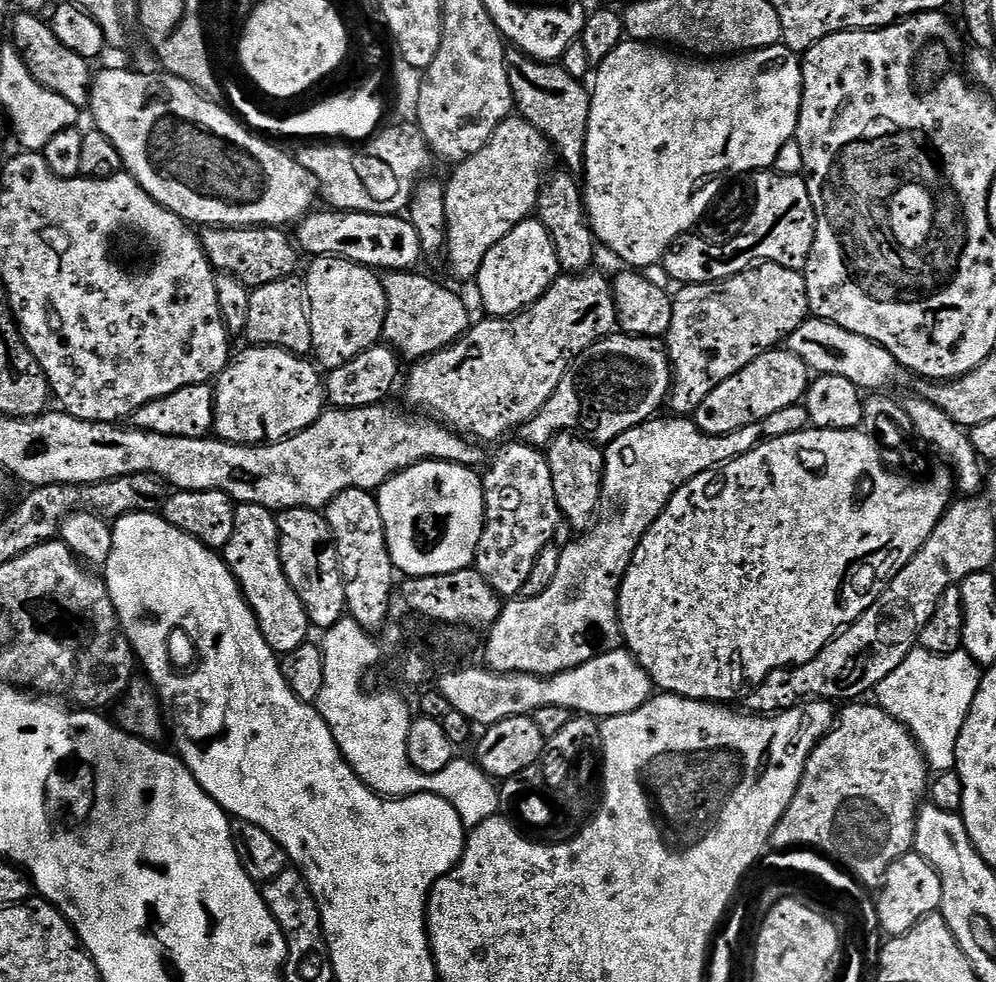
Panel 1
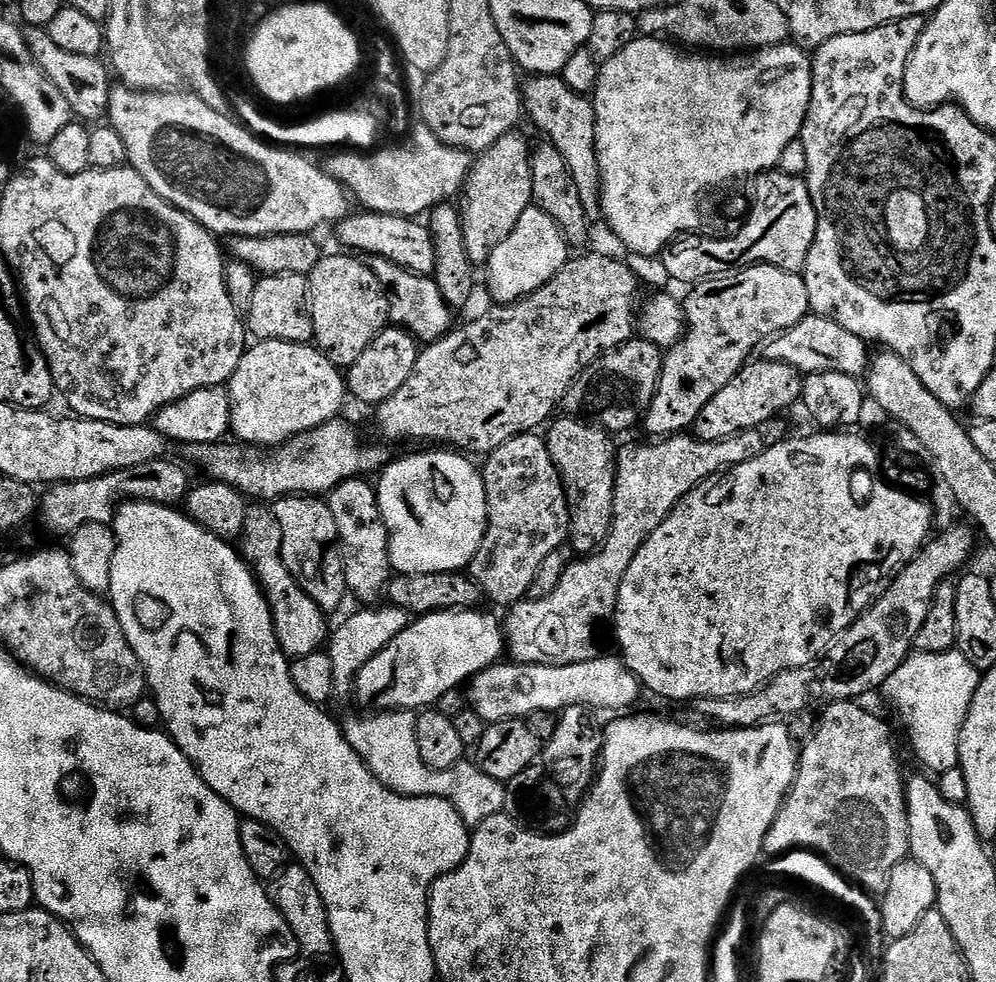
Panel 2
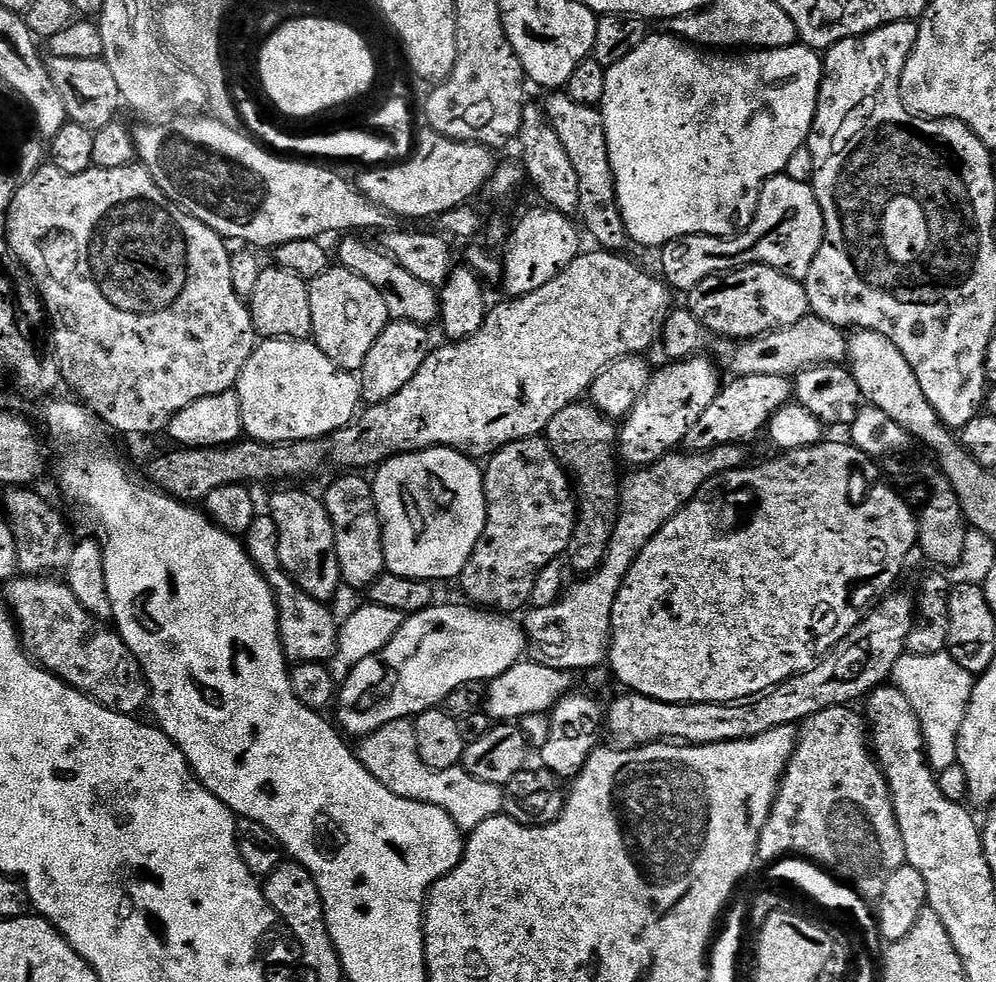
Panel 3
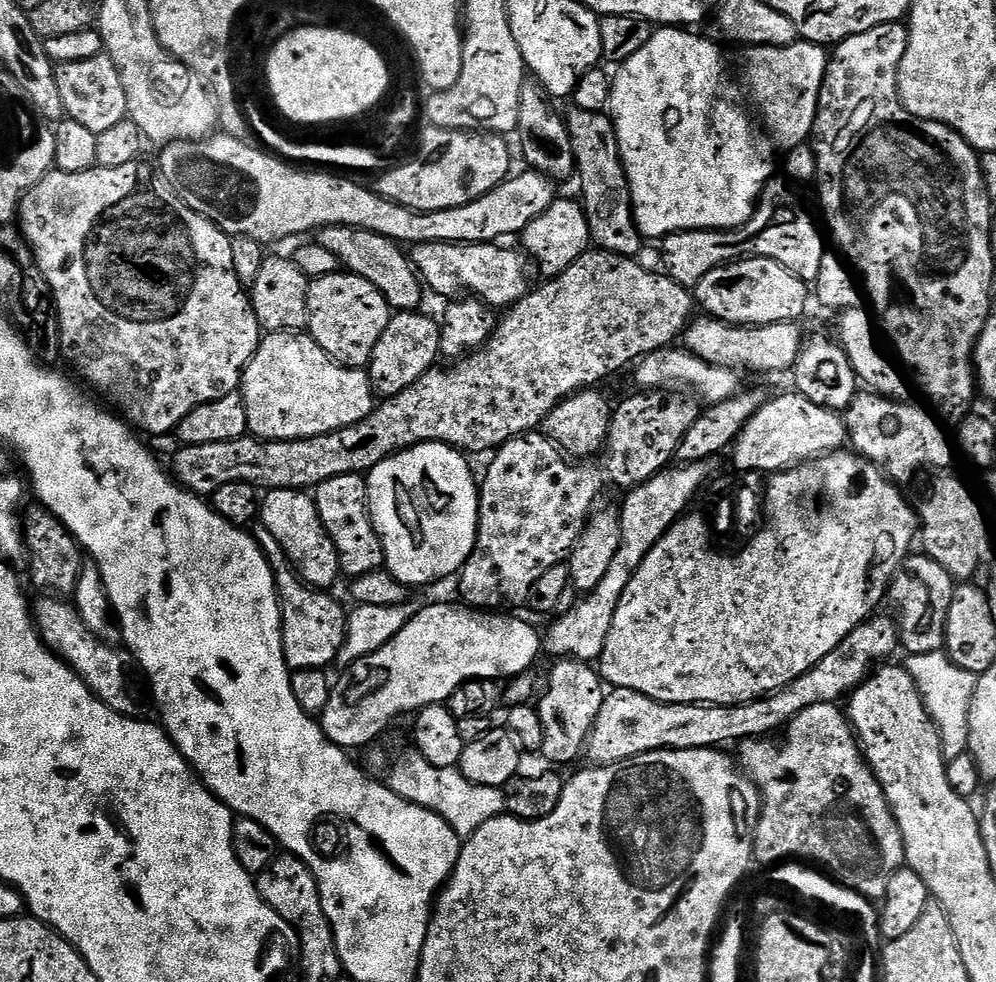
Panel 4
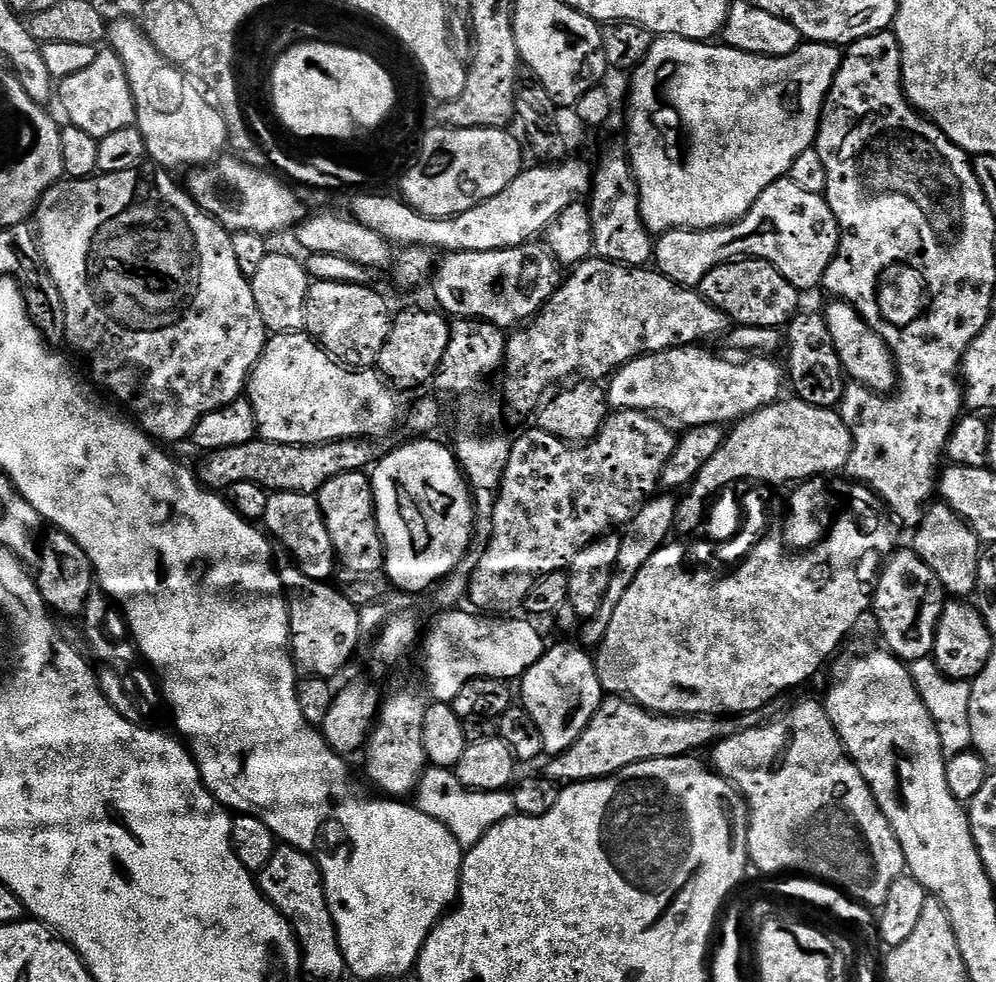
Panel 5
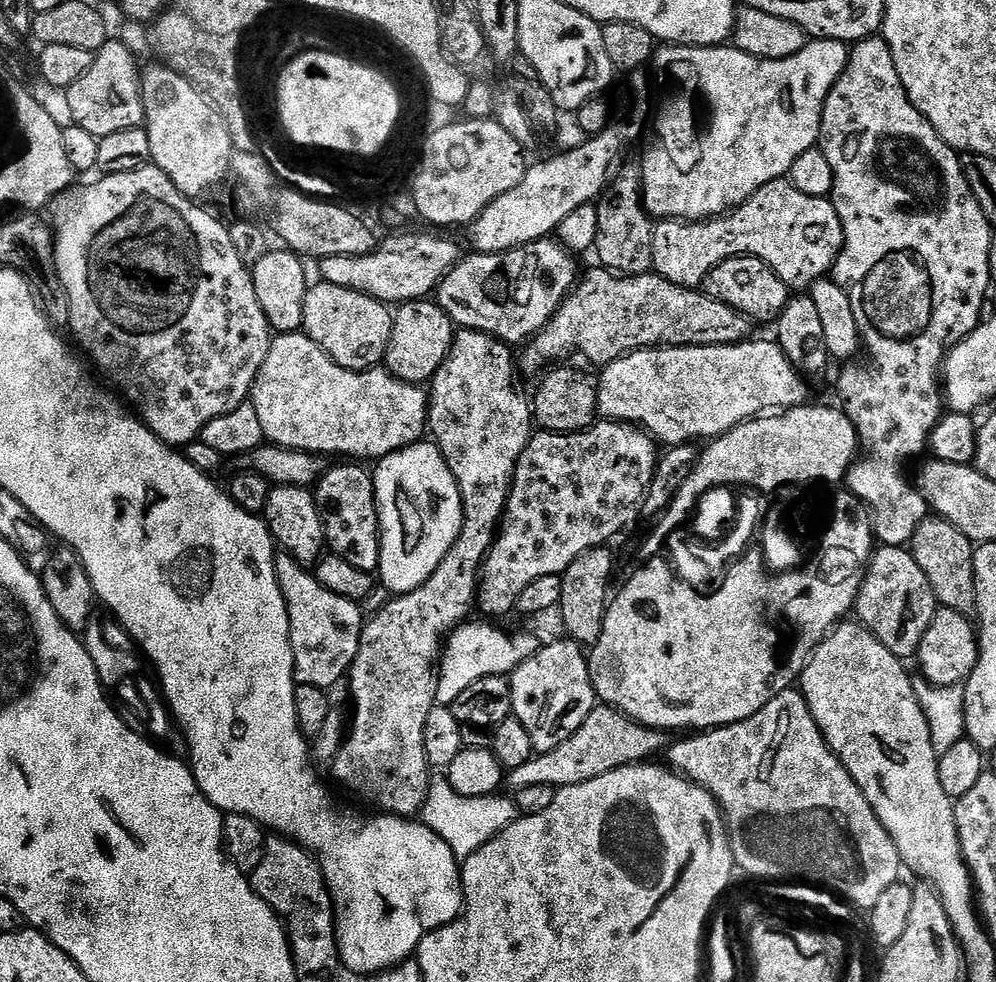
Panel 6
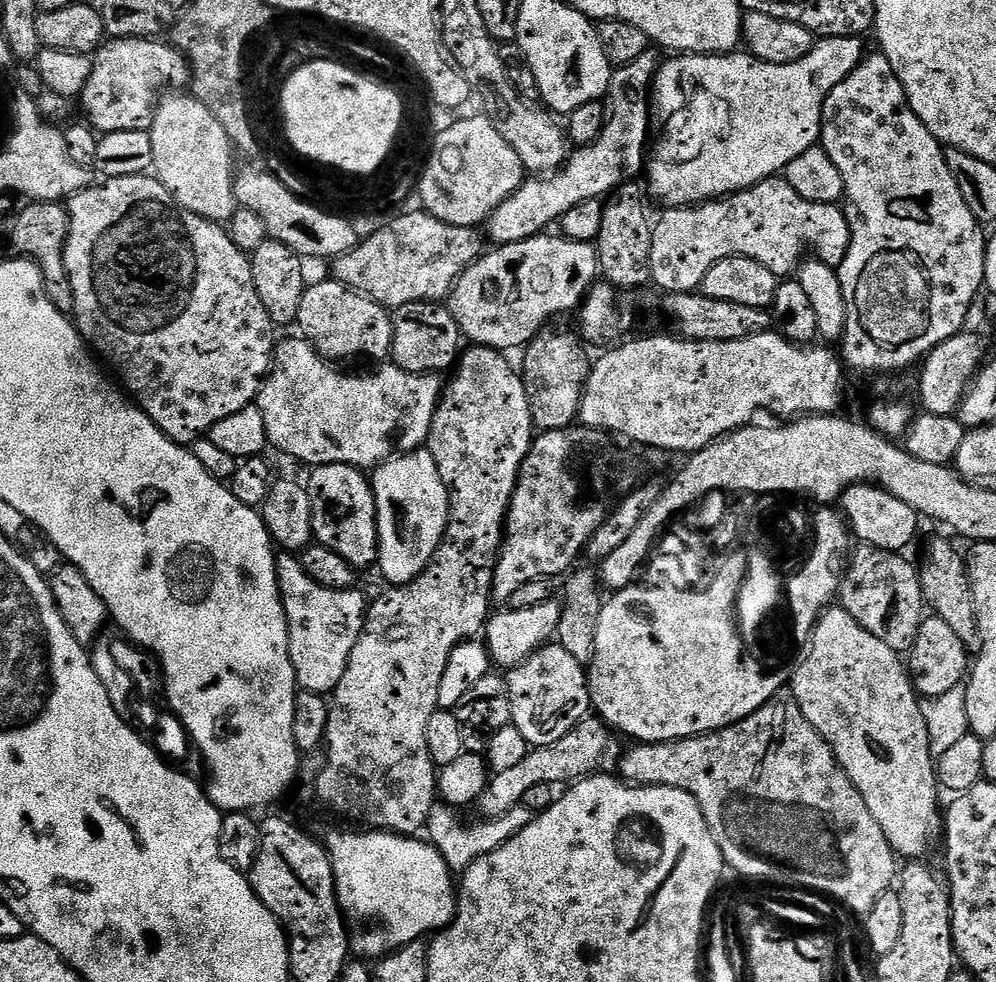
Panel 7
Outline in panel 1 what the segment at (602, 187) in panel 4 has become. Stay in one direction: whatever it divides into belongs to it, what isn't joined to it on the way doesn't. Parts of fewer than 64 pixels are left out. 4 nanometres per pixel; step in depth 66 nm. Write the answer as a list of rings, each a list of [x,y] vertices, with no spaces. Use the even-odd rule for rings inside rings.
[[[519,50],[509,51],[507,58],[515,111],[548,139],[559,159],[560,156],[564,159],[563,167],[567,171],[573,174],[583,173],[586,130],[592,105],[589,89],[581,81],[566,74],[559,63],[533,60]]]

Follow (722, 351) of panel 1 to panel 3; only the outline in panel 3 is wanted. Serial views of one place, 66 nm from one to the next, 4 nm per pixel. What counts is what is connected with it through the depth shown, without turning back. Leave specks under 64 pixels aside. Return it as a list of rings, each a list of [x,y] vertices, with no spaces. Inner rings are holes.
[[[745,264],[743,268],[717,272],[710,278],[698,282],[698,286],[691,288],[686,293],[686,300],[688,300],[686,301],[688,311],[692,312],[700,326],[708,329],[713,337],[726,340],[749,340],[755,336],[773,332],[775,328],[789,328],[810,312],[808,295],[803,283],[765,264]],[[697,354],[665,365],[665,368],[657,367],[653,371],[642,398],[634,402],[618,428],[619,459],[632,464],[633,469],[647,468],[661,457],[677,451],[690,426],[698,421],[722,389],[721,369],[707,355]]]

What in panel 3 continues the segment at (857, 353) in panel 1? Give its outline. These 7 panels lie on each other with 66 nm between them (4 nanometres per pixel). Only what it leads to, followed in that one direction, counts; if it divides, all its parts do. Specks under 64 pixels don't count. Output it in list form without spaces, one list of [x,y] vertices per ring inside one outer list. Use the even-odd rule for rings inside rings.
[[[811,314],[803,316],[794,326],[775,328],[749,340],[717,339],[714,360],[729,377],[748,375],[780,375],[795,377],[806,368],[817,364],[843,365],[848,358],[848,336],[845,329],[836,328],[830,322]]]

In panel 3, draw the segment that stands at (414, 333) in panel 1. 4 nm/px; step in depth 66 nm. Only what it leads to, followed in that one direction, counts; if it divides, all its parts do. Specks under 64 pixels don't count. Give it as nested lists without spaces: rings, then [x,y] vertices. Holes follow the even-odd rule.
[[[348,234],[340,244],[339,263],[354,274],[366,278],[378,294],[386,301],[386,310],[392,320],[405,320],[411,324],[432,326],[437,323],[440,314],[440,298],[437,289],[426,282],[418,282],[410,270],[402,267],[396,259],[379,247],[371,248],[359,235]]]

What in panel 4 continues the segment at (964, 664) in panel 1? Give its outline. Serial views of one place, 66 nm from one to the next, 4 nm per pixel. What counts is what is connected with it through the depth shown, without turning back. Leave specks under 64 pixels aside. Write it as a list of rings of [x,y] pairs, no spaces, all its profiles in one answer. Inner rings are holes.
[[[943,651],[909,655],[907,659],[906,667],[910,678],[930,714],[932,725],[940,735],[940,753],[943,754],[945,761],[965,755],[968,751],[970,702],[974,698],[977,673],[957,667]]]

